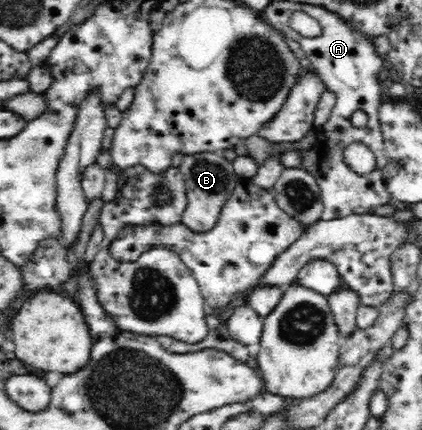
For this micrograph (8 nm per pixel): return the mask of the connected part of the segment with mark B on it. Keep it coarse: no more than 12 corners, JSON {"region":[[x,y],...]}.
{"region":[[218,152],[186,154],[182,223],[215,226],[241,178]]}

